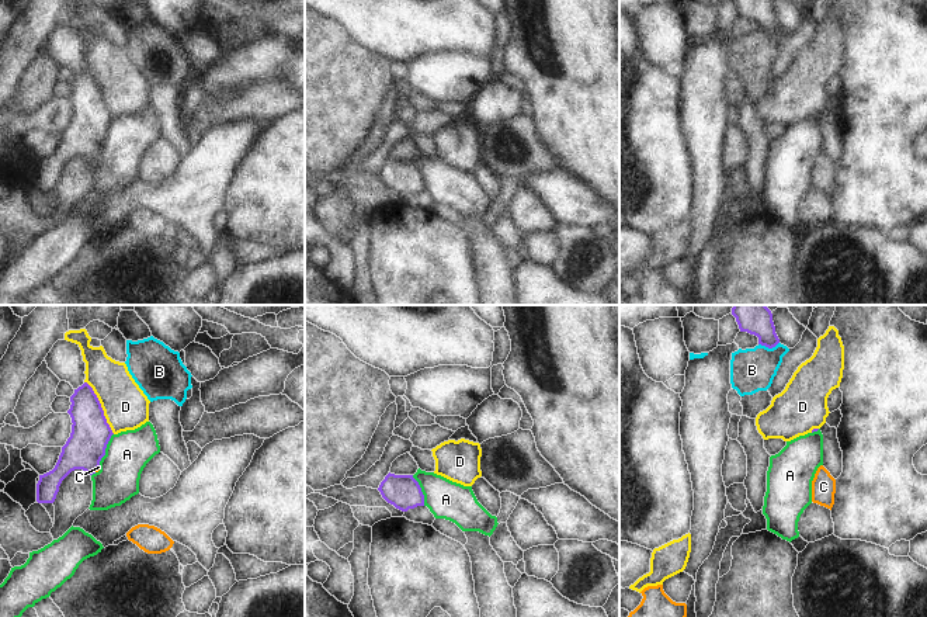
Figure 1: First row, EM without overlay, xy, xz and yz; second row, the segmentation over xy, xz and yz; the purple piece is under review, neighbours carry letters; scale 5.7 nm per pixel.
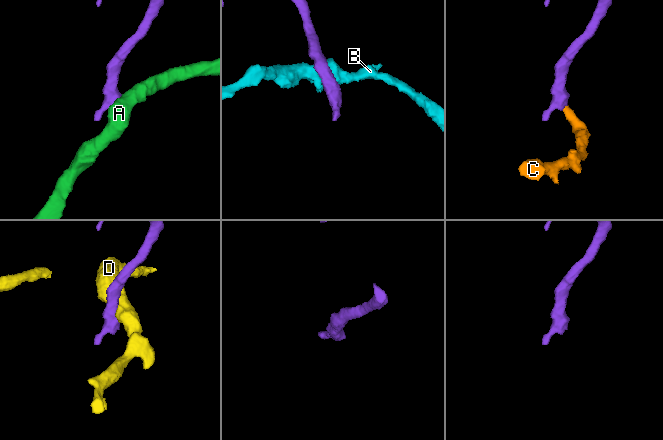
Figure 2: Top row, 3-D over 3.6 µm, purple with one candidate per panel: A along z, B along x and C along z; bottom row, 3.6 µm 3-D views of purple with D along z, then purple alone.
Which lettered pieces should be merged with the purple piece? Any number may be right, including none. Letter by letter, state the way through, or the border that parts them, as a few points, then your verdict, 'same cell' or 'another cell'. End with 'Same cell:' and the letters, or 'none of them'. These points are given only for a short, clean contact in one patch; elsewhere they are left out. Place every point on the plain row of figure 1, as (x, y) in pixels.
A: along xy (113, 118), (99, 151) | another cell
B: along yz (778, 27), (771, 33), (759, 30) | another cell
C: across xy (90, 118), (90, 145), (97, 152), (99, 152) | same cell
D: along xy (84, 66), (96, 80), (106, 107), (114, 118) | another cell
Same cell: C

